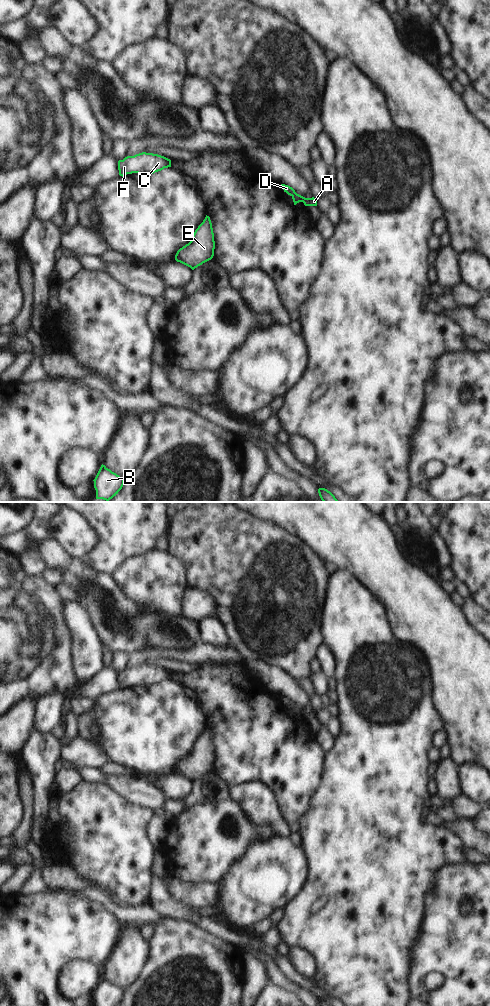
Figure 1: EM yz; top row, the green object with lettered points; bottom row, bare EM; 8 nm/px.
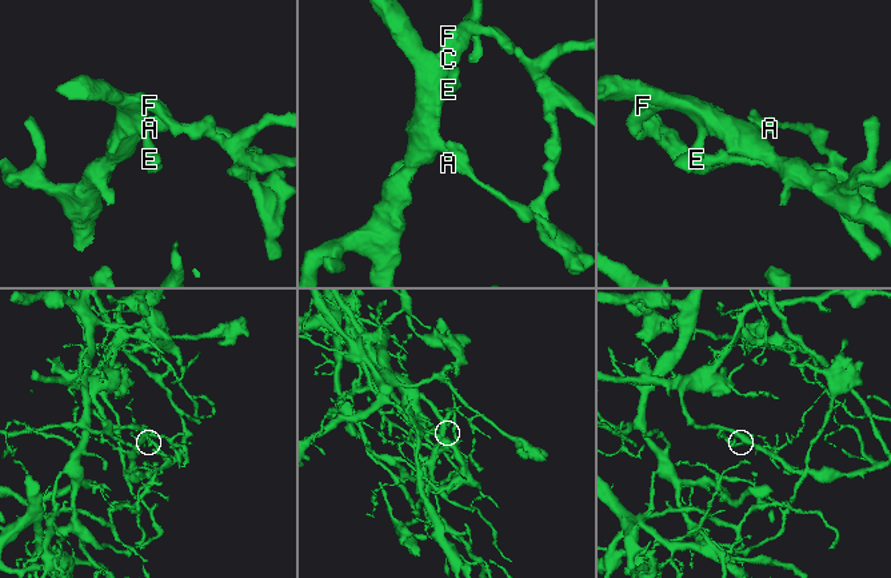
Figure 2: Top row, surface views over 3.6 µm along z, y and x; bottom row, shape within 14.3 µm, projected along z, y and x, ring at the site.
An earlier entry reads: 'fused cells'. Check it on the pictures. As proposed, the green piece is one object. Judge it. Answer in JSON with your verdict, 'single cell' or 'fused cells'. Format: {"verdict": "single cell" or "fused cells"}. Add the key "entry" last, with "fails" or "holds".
{"verdict": "fused cells", "entry": "holds"}

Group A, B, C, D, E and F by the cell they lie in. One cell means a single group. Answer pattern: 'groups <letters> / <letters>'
groups A D / B C E F

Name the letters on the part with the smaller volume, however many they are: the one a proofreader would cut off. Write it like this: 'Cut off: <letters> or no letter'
Cut off: A, D

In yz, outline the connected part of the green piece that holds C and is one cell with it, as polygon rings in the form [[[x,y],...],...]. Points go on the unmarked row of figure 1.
[[[146,664],[127,668],[118,673],[119,687],[122,689],[132,685],[150,687],[168,679],[171,679],[170,671]]]

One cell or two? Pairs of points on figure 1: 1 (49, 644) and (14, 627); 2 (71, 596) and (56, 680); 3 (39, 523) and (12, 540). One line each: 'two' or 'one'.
1: one
2: two
3: one

